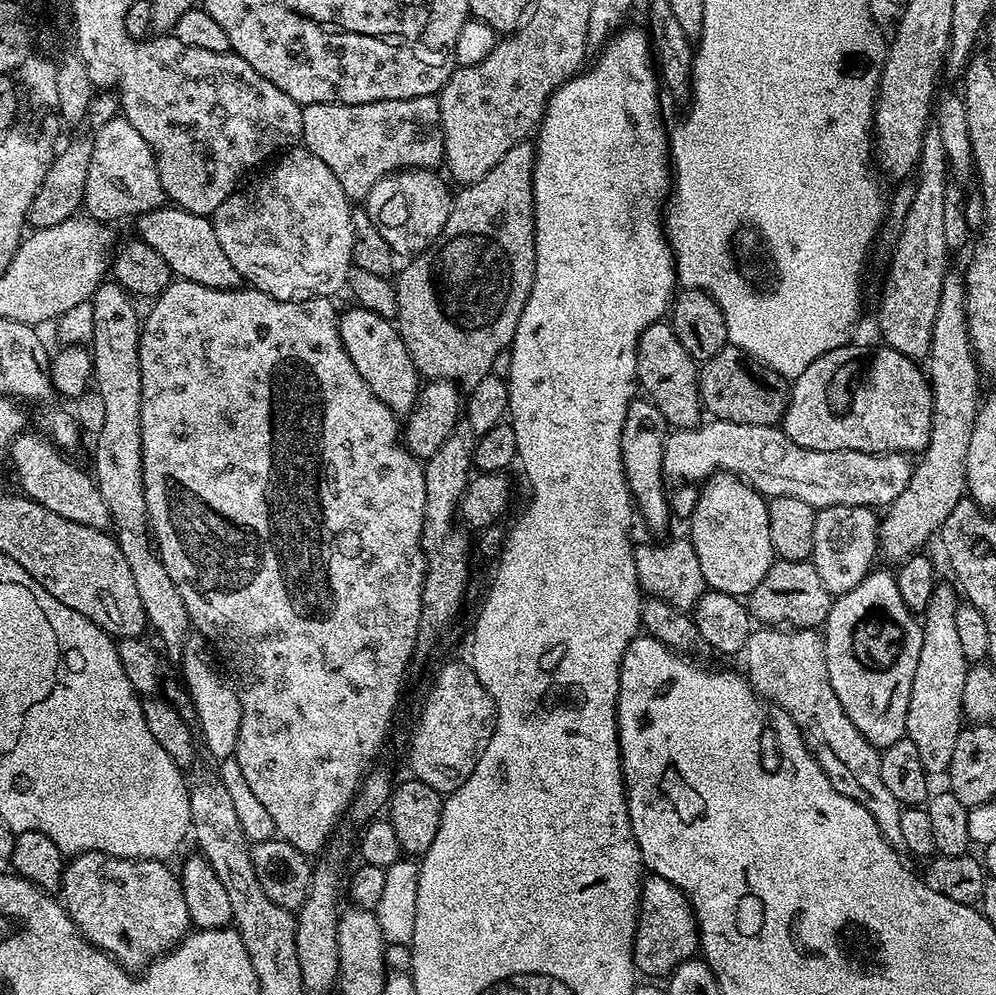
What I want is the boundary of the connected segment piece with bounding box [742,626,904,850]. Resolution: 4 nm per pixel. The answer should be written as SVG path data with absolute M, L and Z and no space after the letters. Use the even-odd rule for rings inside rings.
M760 626L746 638L746 646L742 653L744 659L743 671L746 679L752 685L753 692L765 701L773 700L783 715L789 716L798 726L804 744L812 751L812 757L822 766L826 778L830 778L830 786L838 790L846 798L858 802L858 806L866 806L870 818L878 826L884 839L893 848L904 848L902 842L902 822L900 810L902 805L886 785L882 782L882 766L880 765L880 752L862 734L858 734L858 726L846 718L846 710L842 710L842 702L838 702L838 694L834 694L834 686L830 686L830 674L826 670L824 657L824 641L821 633L815 628L794 628L791 626Z

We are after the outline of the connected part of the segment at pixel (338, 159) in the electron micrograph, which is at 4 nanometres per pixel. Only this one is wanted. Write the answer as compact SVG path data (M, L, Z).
M436 96L383 100L382 102L370 102L369 104L305 104L298 116L298 128L302 133L303 147L318 158L322 158L322 162L326 162L326 166L330 166L334 178L338 178L338 186L342 186L342 190L348 196L349 201L352 202L364 202L371 190L374 189L374 184L384 176L407 169L436 170L444 164L444 131L440 128L440 101Z

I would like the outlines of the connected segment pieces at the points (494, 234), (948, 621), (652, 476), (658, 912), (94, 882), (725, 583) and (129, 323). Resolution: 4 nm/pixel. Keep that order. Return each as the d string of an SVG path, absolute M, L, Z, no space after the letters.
M531 143L510 146L494 170L455 193L449 220L435 243L419 255L413 255L407 261L409 264L399 269L394 280L398 298L395 323L406 350L410 350L414 366L425 381L450 380L461 389L473 388L490 375L494 358L509 350L522 310L530 298L536 269L536 219L532 193L535 165L536 150Z
M937 583L936 591L933 592L930 602L922 609L922 627L924 629L922 654L918 654L918 670L914 670L914 682L910 690L910 706L906 714L906 738L910 742L914 742L914 746L918 750L918 758L922 758L922 766L932 778L943 777L950 766L950 758L954 758L954 742L958 742L958 734L962 727L962 686L966 686L966 674L970 667L970 661L962 654L958 630L954 627L958 592L951 583L949 584Z
M633 398L626 410L626 422L622 426L622 442L620 457L624 463L624 477L628 483L628 491L632 494L635 511L648 523L652 532L664 532L670 521L668 507L669 493L664 492L666 477L664 475L664 441L669 425L661 411L654 403L645 398Z
M645 875L640 881L640 911L636 913L636 937L632 962L637 973L667 977L684 960L697 955L700 934L693 912L682 890L661 876Z
M81 852L67 861L58 892L68 917L95 948L114 954L123 968L140 970L153 958L169 951L185 935L184 924L189 923L179 875L168 866L162 860L127 860L105 852Z
M717 474L709 476L699 489L700 497L694 511L690 527L690 539L698 554L698 562L702 562L702 574L705 585L711 591L725 592L731 596L747 597L748 593L766 578L770 566L774 563L774 553L770 542L770 518L768 517L768 500L750 484L745 484L739 476Z
M121 288L113 289L97 289L90 301L94 314L90 341L92 382L94 390L101 395L105 405L105 423L94 438L96 444L92 474L99 488L141 488L144 485L144 467L141 458L142 320L132 304L131 295Z

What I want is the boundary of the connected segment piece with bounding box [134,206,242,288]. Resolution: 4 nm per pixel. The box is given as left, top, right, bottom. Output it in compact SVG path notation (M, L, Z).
M165 206L143 212L141 216L135 217L134 224L135 235L166 260L173 277L211 288L241 287L242 278L238 270L234 270L230 258L226 258L226 250L222 250L218 243L218 234L214 234L209 217L190 214L184 208Z

